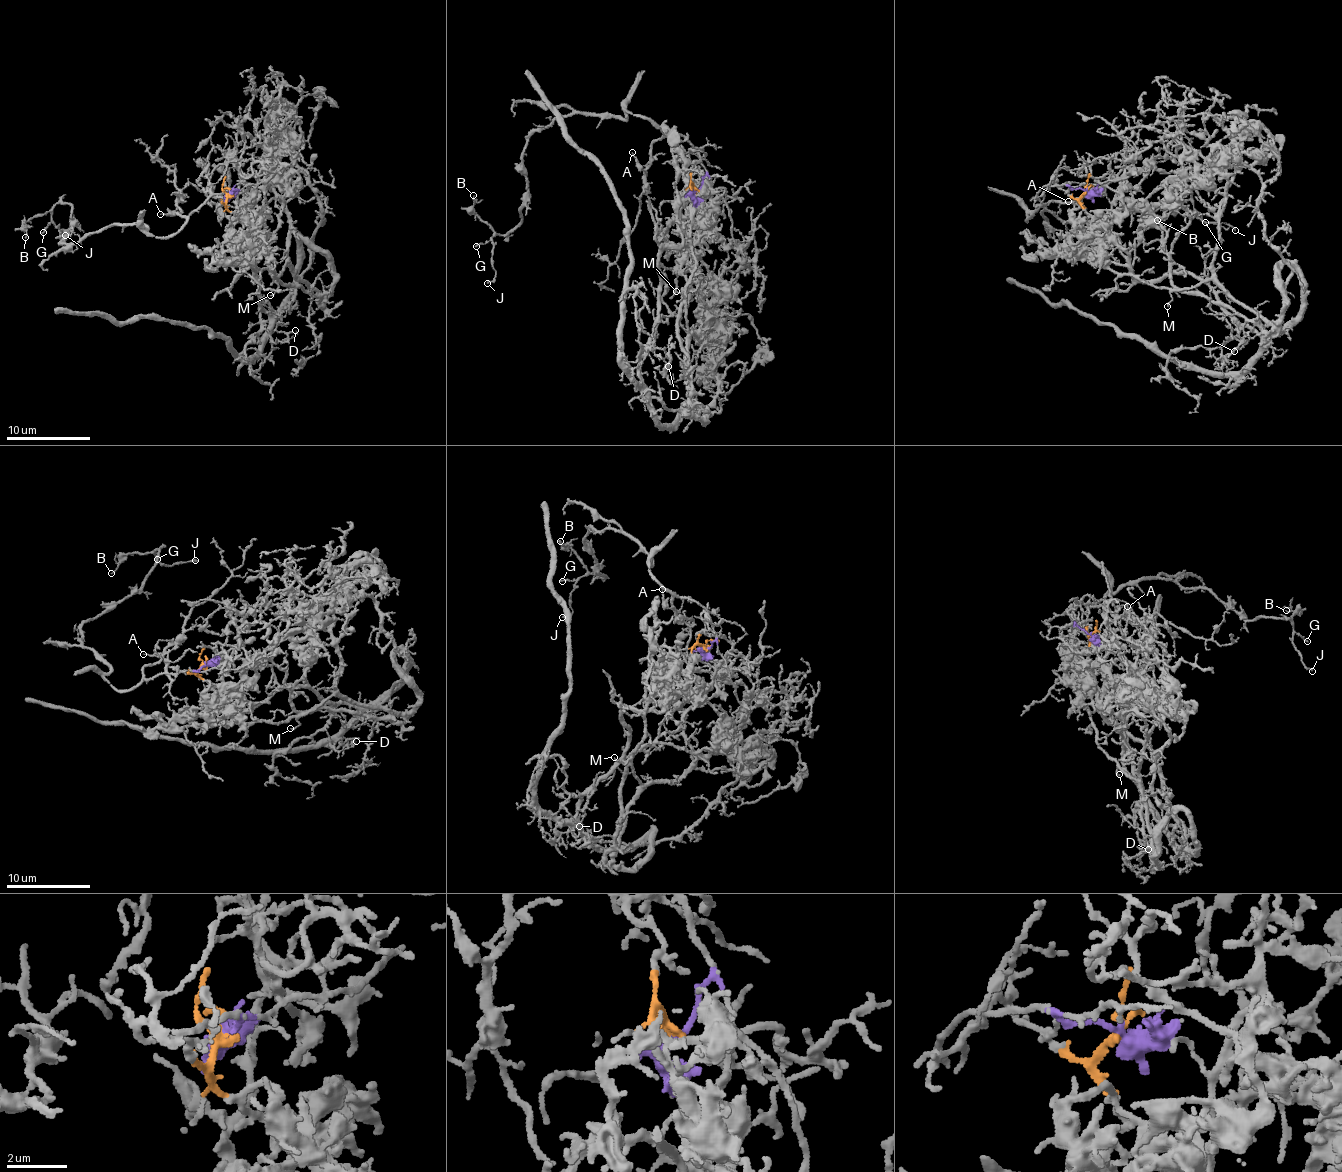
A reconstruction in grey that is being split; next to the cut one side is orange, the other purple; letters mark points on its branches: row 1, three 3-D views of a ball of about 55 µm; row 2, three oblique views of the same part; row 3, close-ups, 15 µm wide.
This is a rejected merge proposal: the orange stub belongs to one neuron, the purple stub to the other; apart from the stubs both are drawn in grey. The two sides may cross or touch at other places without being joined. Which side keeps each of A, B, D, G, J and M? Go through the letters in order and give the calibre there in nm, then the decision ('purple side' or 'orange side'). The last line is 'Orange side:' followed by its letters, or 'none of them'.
A: 130 nm | purple side
B: 130 nm | purple side
D: 100 nm | orange side
G: 160 nm | purple side
J: 150 nm | purple side
M: 110 nm | orange side
Orange side: D, M

